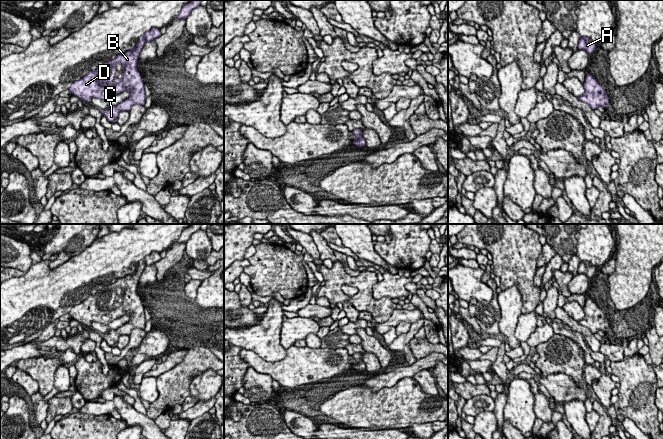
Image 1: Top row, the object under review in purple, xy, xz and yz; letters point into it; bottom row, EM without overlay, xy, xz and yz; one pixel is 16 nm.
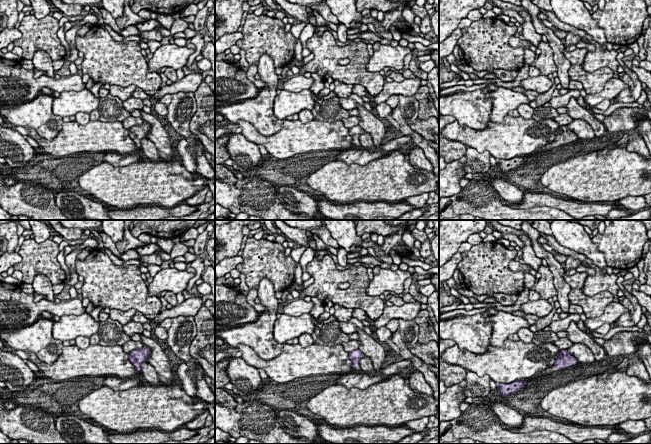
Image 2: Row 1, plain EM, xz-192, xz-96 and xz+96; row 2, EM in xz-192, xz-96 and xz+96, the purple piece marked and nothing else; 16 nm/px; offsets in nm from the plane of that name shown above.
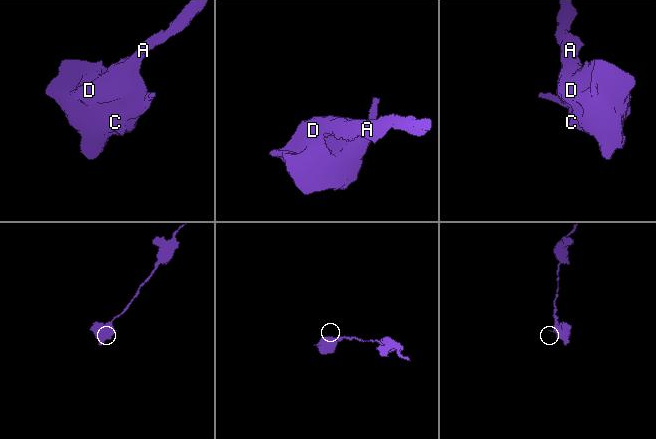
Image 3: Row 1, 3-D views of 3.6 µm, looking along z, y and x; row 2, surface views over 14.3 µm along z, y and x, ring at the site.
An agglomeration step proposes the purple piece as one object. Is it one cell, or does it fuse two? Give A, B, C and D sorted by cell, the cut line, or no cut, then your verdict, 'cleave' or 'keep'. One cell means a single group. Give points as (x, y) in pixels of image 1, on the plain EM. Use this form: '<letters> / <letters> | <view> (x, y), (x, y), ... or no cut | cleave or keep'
A B C D | no cut | keep

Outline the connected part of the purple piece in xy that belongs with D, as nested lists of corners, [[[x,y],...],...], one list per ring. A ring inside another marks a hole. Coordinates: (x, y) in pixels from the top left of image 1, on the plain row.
[[[152,252],[139,262],[133,274],[119,278],[114,283],[105,286],[105,292],[90,295],[86,300],[75,305],[68,314],[72,319],[87,327],[91,327],[92,322],[109,324],[123,315],[129,315],[130,320],[122,327],[111,330],[108,334],[100,334],[111,347],[116,346],[121,335],[129,335],[134,328],[144,330],[146,325],[145,307],[137,294],[138,282],[144,268],[161,259],[160,253]],[[118,286],[123,289],[123,297],[112,308],[111,305],[116,298],[113,294]]]

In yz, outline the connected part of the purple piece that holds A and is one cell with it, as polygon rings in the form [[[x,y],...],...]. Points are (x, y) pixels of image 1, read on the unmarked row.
[[[580,261],[579,267],[578,267],[578,273],[586,274],[589,280],[591,280],[591,278],[594,276],[596,270],[597,270],[597,267],[591,266],[588,261],[584,261],[584,262]]]

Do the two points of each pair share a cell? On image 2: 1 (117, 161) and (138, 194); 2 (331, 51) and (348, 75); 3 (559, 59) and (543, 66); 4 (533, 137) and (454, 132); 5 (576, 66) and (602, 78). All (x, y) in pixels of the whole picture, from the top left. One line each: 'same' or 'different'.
1: different
2: same
3: different
4: same
5: same

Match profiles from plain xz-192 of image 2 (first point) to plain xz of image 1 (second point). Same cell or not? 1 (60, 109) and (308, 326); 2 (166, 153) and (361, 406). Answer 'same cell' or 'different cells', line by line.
1: same cell
2: different cells

